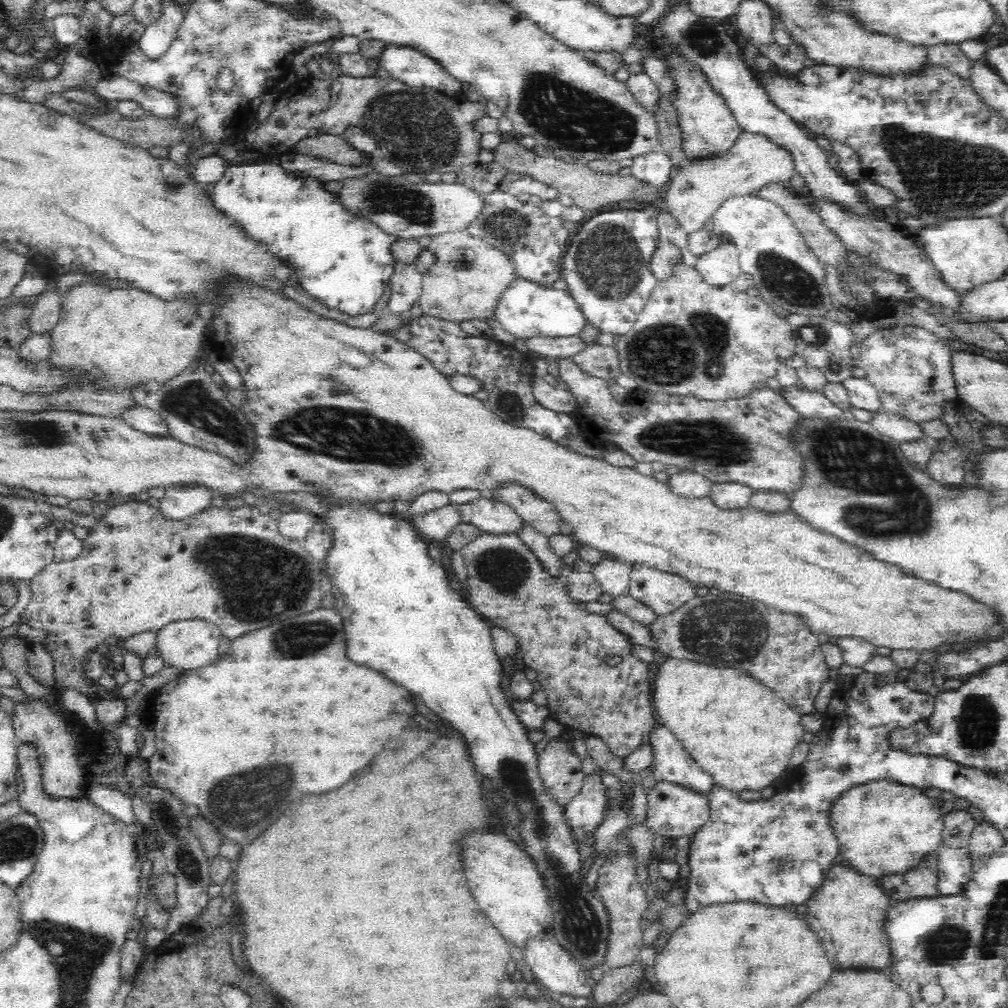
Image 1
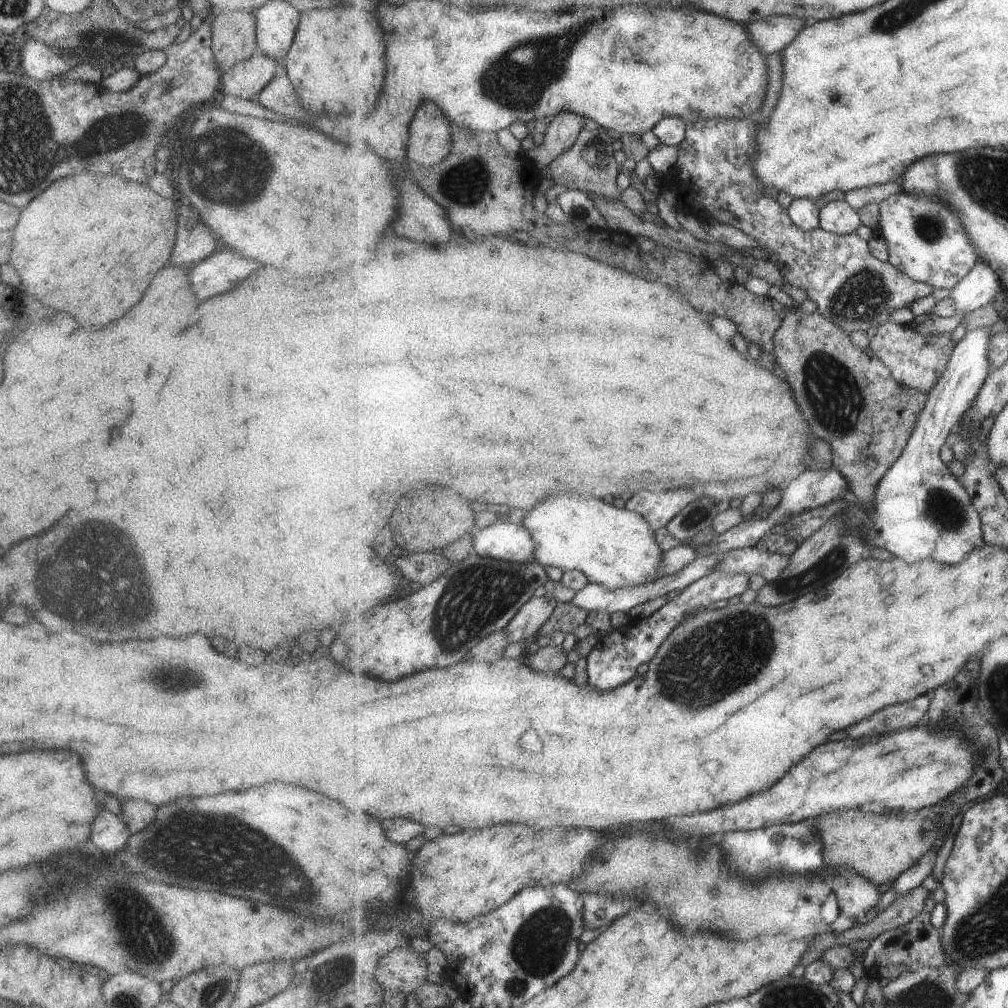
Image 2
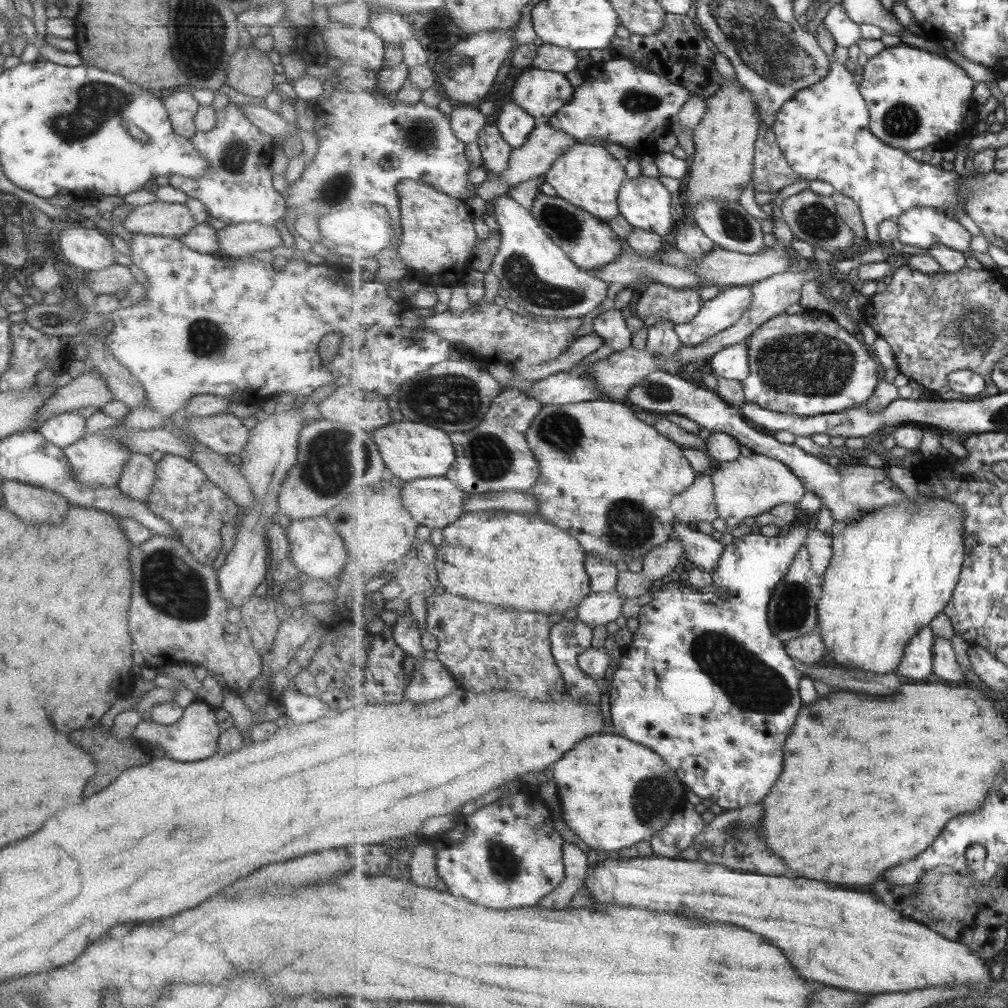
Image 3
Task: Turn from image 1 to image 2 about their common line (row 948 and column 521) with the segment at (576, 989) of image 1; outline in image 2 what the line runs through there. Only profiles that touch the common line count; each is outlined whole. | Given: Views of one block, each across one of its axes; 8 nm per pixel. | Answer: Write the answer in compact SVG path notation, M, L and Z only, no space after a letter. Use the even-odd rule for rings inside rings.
M498 521L491 526L473 530L473 553L502 561L535 562L535 543L531 531L523 524Z

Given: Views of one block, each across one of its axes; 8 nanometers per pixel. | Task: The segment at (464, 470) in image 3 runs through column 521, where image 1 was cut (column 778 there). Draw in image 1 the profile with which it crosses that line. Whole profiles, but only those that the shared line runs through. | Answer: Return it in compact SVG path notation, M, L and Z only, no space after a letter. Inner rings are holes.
M573 357L565 359L557 359L557 369L559 370L559 378L568 384L571 393L574 395L578 403L578 412L586 418L594 418L594 422L598 422L598 426L602 426L602 430L598 430L598 434L602 434L602 438L608 438L608 442L613 442L615 446L620 447L624 452L632 455L636 462L646 463L662 463L665 465L673 464L681 470L692 472L696 470L703 474L708 480L715 483L739 482L749 486L756 491L777 491L778 493L791 494L795 493L799 488L802 488L803 478L805 475L805 458L802 458L801 452L795 447L795 440L791 432L799 425L802 420L799 412L790 406L790 403L785 399L785 394L782 390L774 391L769 387L753 390L750 395L740 398L728 398L721 401L707 401L696 398L695 395L676 395L660 391L651 391L637 388L632 392L627 392L627 396L622 402L616 401L608 390L608 381L603 378L596 378L584 372L574 361Z

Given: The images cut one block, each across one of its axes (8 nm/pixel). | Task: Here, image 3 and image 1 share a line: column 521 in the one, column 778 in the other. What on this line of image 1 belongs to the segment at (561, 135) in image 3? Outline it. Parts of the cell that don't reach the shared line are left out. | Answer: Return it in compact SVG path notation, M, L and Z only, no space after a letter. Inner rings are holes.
M743 132L724 152L700 160L686 160L669 180L661 207L678 221L687 235L709 227L711 216L728 198L752 195L768 184L788 184L795 172L792 157L762 134Z

